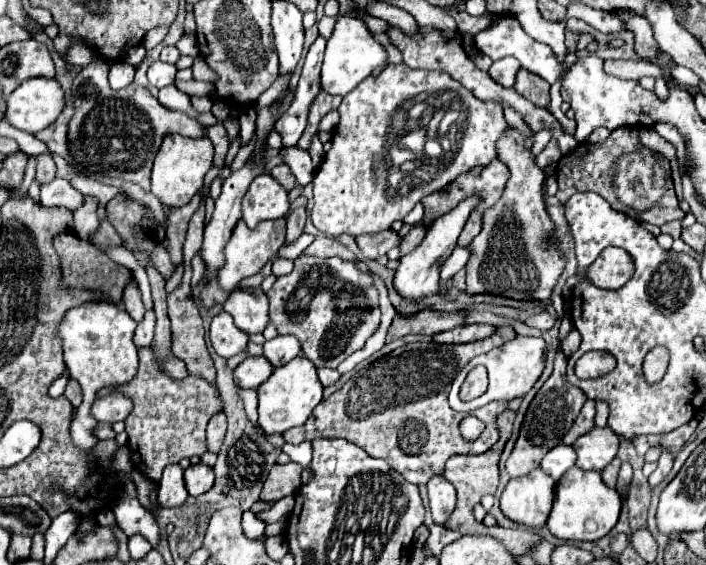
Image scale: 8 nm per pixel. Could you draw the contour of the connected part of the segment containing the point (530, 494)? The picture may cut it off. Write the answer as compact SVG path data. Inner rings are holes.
M534 469L532 473L510 479L502 497L500 509L502 513L530 529L540 529L546 525L546 519L552 509L556 481L550 479L542 469Z

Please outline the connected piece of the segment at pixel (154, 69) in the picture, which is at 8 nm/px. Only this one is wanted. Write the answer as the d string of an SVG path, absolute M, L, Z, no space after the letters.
M154 61L150 67L148 67L148 83L152 87L166 87L170 83L174 83L174 77L176 77L176 67L170 65L170 63L164 63L164 61Z

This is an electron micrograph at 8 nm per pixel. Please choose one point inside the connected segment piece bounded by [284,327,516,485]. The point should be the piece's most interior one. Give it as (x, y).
(381, 407)

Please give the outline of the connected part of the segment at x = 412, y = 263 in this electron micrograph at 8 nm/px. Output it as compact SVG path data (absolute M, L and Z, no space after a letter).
M472 195L472 197L464 199L462 203L458 203L452 211L448 211L446 215L436 219L426 229L424 239L420 241L420 245L412 253L408 253L400 259L400 265L398 265L396 275L394 275L394 287L400 295L410 297L410 299L420 299L424 295L432 295L432 293L438 291L438 287L440 287L440 265L446 259L446 255L450 255L456 249L458 237L460 237L466 221L470 217L470 213L474 211L474 207L478 207L478 203L480 203L480 199L476 195Z

